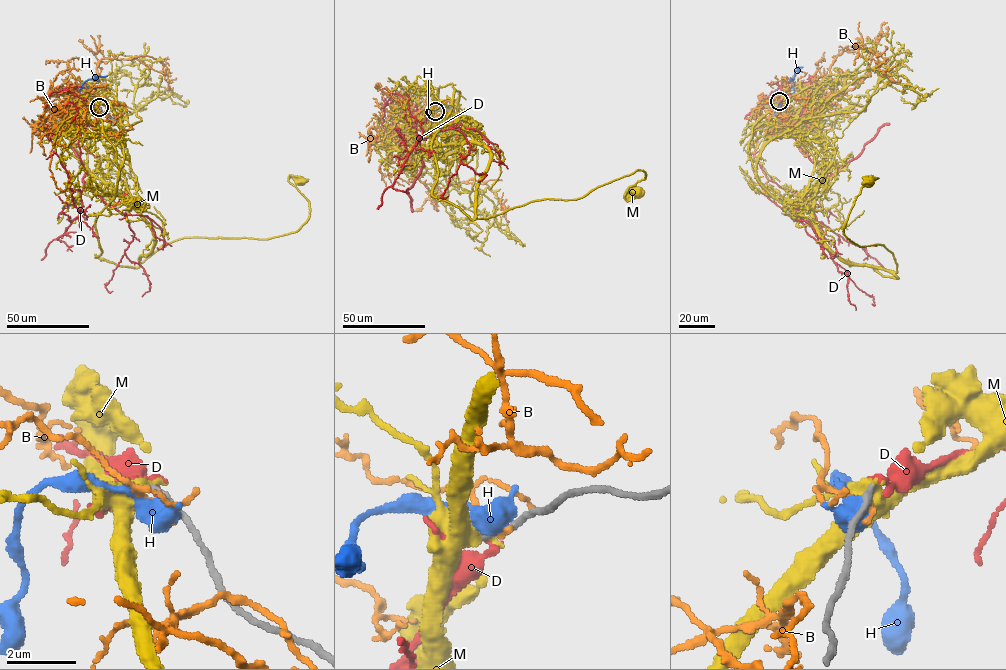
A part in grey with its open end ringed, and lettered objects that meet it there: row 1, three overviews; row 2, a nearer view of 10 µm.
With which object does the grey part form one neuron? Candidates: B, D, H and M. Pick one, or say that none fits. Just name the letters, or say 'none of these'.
none of these

